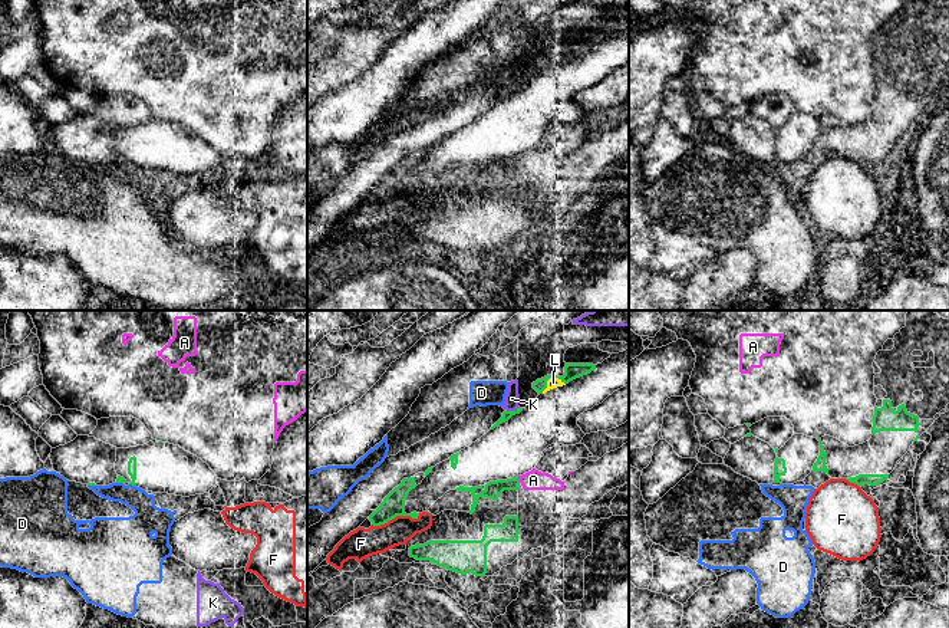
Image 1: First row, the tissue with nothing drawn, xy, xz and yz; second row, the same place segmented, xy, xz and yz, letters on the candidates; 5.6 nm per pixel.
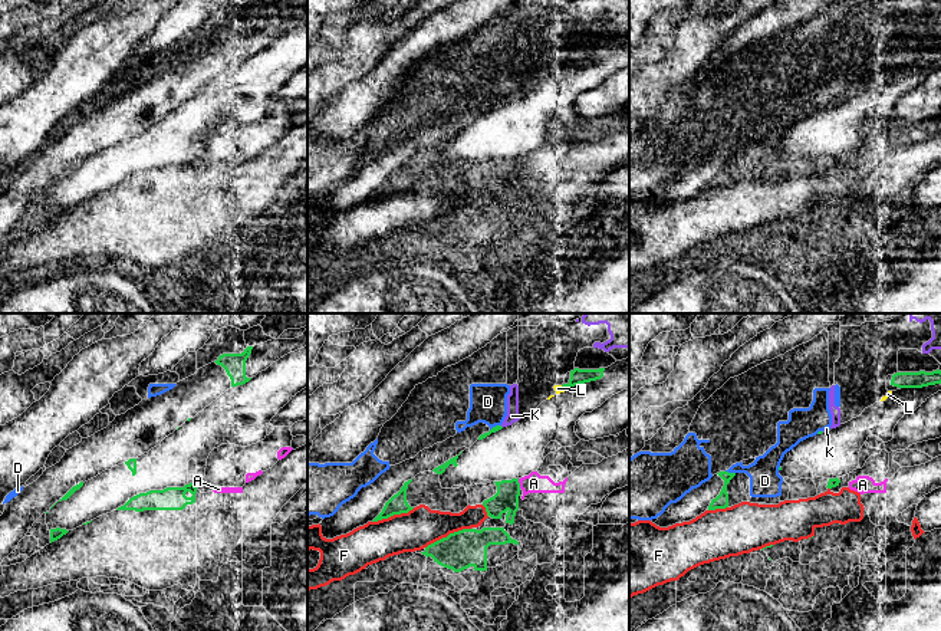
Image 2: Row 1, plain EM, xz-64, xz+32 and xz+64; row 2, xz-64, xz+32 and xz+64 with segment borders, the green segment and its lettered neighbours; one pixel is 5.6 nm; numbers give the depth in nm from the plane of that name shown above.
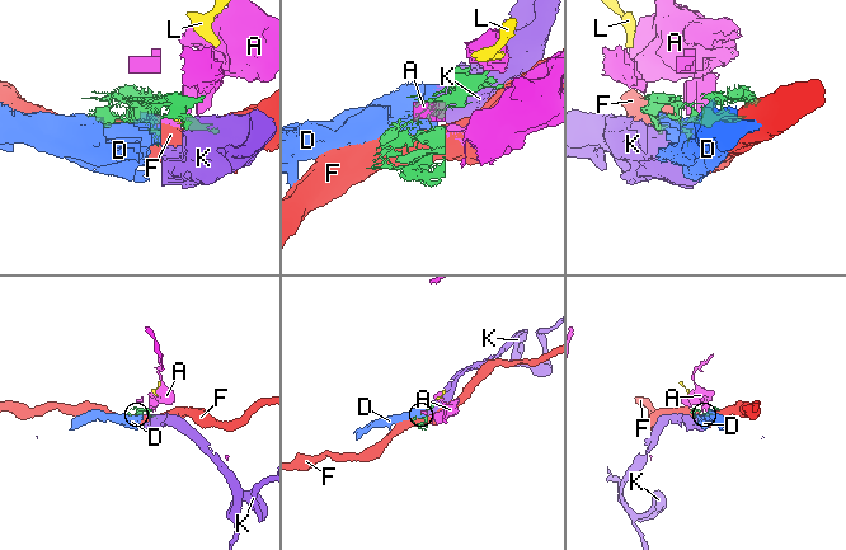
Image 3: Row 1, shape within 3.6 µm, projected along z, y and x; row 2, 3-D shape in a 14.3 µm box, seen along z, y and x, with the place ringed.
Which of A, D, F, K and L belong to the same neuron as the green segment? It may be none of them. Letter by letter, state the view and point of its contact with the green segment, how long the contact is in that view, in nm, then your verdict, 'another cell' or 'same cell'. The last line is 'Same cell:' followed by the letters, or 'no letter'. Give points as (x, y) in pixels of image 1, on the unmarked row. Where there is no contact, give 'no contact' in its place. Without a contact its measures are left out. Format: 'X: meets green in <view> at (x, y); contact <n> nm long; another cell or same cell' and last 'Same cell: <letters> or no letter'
A: meets green in xz at (519, 158); contact 40 nm long; another cell
D: meets green in xy at (132, 163); contact 40 nm long; another cell
F: meets green in xz at (395, 194); contact 280 nm long; same cell
K: meets green in xz at (513, 89); contact 80 nm long; another cell
L: meets green in xz at (550, 55); contact 150 nm long; another cell
Same cell: F

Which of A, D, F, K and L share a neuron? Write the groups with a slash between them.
A / D K / F / L

